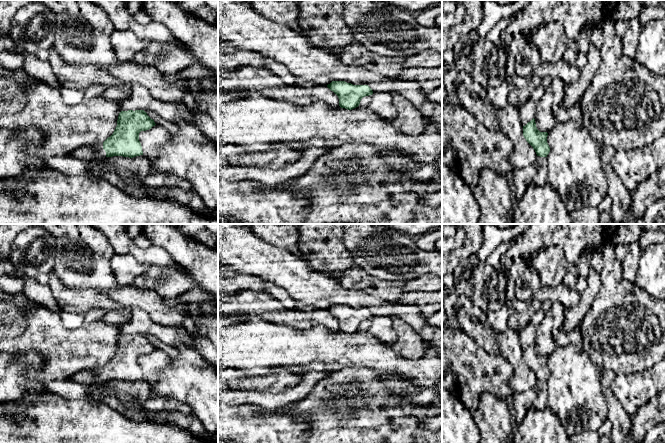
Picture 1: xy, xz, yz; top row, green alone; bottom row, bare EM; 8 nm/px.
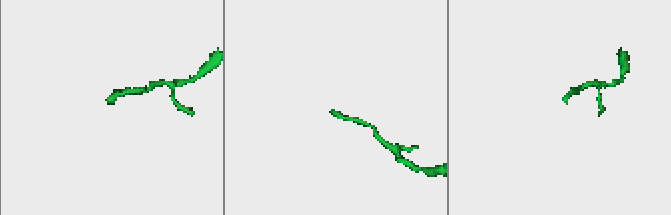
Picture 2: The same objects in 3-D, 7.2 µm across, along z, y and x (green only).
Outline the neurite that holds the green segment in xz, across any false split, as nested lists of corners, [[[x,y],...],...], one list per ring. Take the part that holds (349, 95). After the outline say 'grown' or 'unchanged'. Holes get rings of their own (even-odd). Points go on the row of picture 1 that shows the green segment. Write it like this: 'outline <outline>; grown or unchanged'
outline [[[332,81],[327,87],[339,98],[339,106],[352,110],[359,106],[363,97],[373,94],[368,85],[353,85],[345,81]]]; unchanged

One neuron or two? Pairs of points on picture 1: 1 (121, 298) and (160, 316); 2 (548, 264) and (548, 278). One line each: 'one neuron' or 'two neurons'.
1: one neuron
2: one neuron

